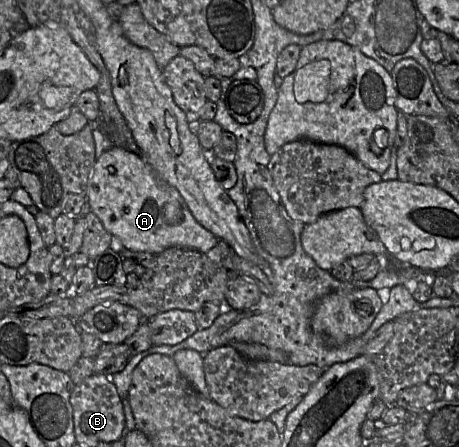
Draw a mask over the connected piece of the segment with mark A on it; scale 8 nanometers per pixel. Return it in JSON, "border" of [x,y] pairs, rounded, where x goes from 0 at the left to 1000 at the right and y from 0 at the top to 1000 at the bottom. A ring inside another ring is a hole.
{"border":[[[248,324],[209,358],[192,407],[187,443],[198,472],[220,492],[248,539],[290,562],[346,568],[370,553],[392,553],[451,564],[477,537],[429,497],[388,425],[355,403],[303,340],[288,340],[266,327]]]}

